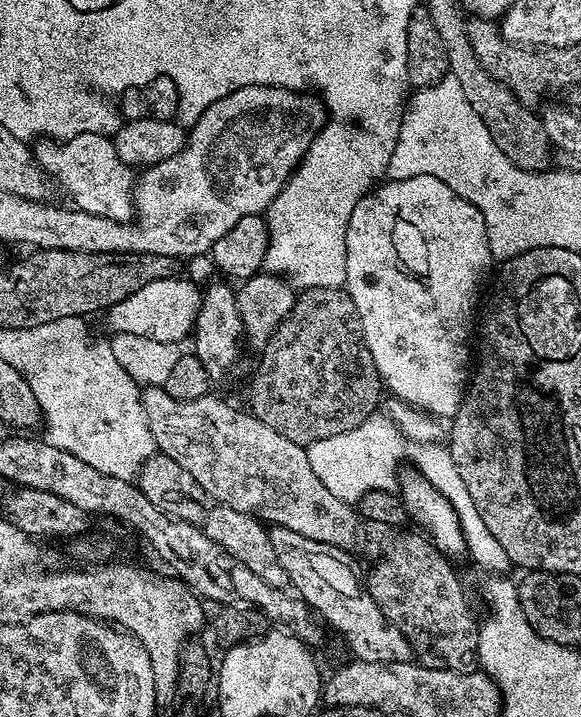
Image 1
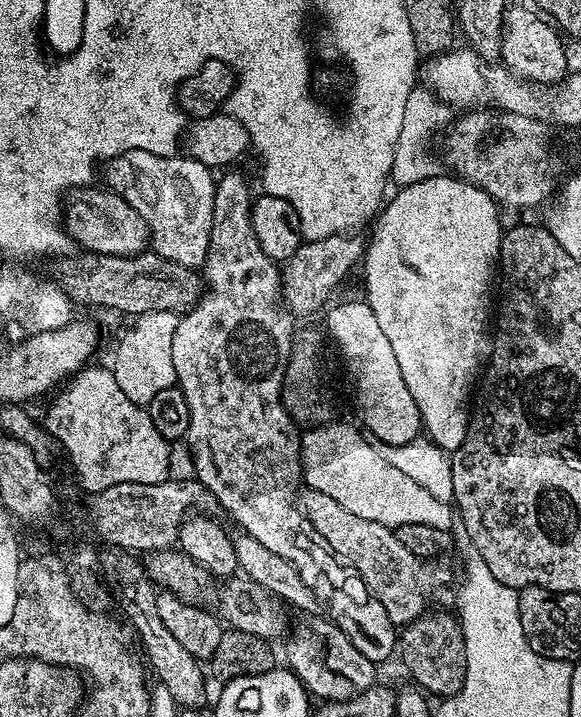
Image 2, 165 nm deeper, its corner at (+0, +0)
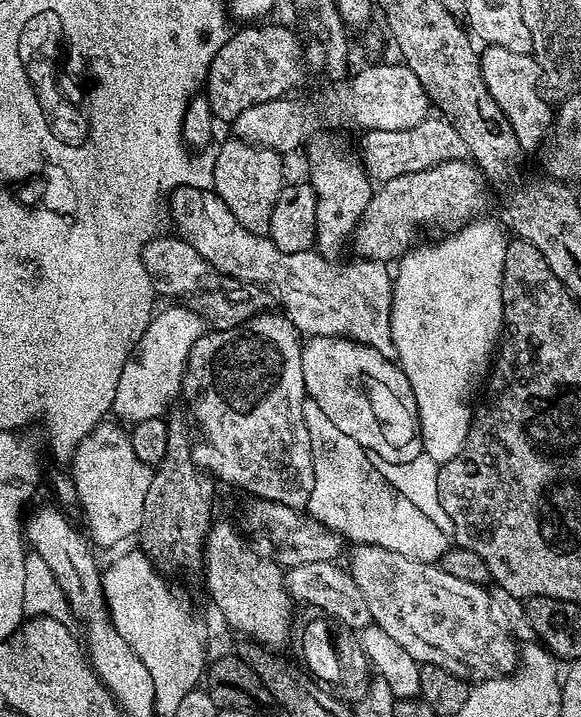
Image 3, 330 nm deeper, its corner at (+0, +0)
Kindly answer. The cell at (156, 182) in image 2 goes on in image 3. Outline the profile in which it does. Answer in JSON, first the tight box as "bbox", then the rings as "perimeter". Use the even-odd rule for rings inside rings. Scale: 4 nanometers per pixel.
{"bbox":[166,186,396,357],"perimeter":[[[193,186],[173,188],[166,208],[181,240],[190,242],[208,265],[221,272],[221,277],[258,284],[267,290],[271,299],[281,304],[283,315],[300,331],[301,337],[347,336],[378,350],[378,354],[395,357],[396,347],[390,330],[393,273],[385,261],[356,258],[353,264],[337,266],[315,250],[278,250],[267,235],[259,236],[246,230],[215,191]]]}

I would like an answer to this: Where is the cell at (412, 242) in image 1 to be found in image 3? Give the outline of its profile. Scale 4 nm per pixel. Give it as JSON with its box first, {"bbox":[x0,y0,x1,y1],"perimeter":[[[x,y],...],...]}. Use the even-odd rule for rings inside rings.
{"bbox":[390,218,509,465],"perimeter":[[[477,218],[469,220],[462,227],[449,231],[441,240],[436,240],[433,244],[417,243],[408,249],[400,257],[394,268],[392,278],[392,309],[390,310],[390,330],[392,331],[392,341],[396,347],[395,359],[398,361],[400,368],[406,374],[410,382],[410,390],[414,390],[414,402],[418,406],[420,415],[420,446],[422,452],[429,455],[439,465],[450,462],[458,450],[466,442],[466,434],[472,425],[472,414],[474,411],[474,399],[472,395],[476,392],[476,384],[483,385],[486,377],[490,372],[490,365],[494,360],[494,353],[498,348],[498,341],[502,336],[504,327],[504,303],[502,302],[502,278],[504,277],[504,263],[506,262],[506,250],[508,249],[509,237],[504,236],[506,228],[503,223],[489,218]]]}

